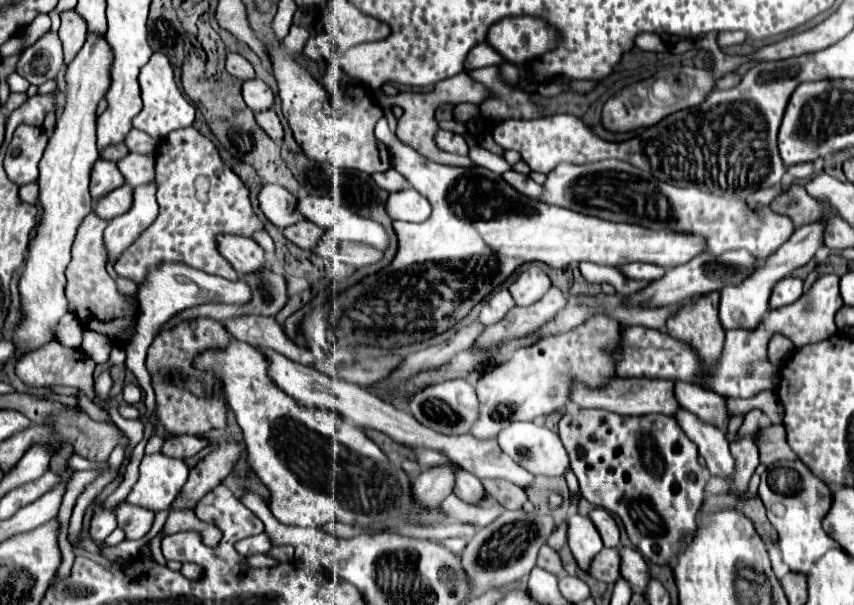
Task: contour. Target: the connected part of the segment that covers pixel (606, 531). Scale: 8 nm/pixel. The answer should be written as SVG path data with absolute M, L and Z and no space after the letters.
M593 509L589 513L589 517L595 523L597 531L601 533L603 545L605 547L619 547L619 527L617 527L615 519L605 509Z

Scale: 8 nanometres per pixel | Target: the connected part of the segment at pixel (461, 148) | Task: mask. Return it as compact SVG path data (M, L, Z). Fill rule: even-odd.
M439 129L439 131L435 133L435 143L437 143L437 147L441 147L443 151L468 156L469 148L463 136L451 131Z

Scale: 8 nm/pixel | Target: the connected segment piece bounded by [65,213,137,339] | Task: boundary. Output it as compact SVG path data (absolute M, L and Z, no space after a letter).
M89 213L83 219L73 243L73 251L71 251L73 259L67 267L65 295L69 299L69 311L75 313L85 327L91 325L95 327L95 331L105 333L111 339L119 339L123 331L131 331L135 327L137 313L135 313L135 307L117 293L115 279L111 279L105 269L105 247L101 247L105 227L107 227L107 221L103 221L95 213Z

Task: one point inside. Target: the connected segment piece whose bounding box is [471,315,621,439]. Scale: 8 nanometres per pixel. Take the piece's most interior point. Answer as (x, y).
(534, 383)

